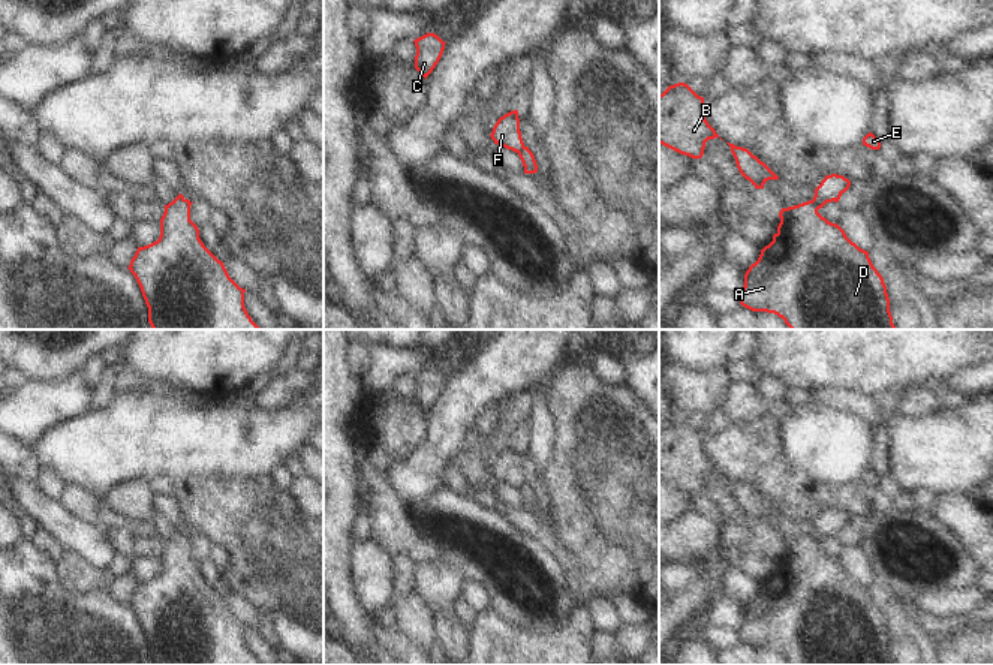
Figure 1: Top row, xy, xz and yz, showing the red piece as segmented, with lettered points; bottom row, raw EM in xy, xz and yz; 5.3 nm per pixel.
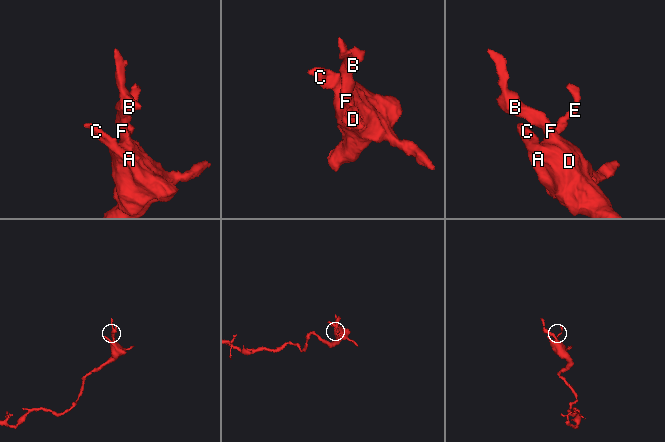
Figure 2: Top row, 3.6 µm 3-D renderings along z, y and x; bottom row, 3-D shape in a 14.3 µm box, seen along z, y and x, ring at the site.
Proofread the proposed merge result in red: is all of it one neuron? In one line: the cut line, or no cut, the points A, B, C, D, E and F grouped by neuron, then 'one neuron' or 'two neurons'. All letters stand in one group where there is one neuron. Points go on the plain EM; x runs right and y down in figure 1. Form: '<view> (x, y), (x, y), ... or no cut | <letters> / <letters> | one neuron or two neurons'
yz (811, 536), (818, 544) | A B C D F / E | two neurons

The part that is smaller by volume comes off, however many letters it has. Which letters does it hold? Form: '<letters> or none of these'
E.

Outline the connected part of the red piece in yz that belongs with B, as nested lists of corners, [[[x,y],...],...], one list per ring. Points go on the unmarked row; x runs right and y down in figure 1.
[[[687,419],[669,421],[659,430],[659,479],[701,494],[705,478],[720,473],[704,452],[704,433]]]

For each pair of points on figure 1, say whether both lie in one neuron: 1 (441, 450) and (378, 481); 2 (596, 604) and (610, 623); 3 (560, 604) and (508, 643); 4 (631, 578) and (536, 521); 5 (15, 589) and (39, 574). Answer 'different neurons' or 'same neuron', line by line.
1: different neurons
2: same neuron
3: different neurons
4: different neurons
5: same neuron

